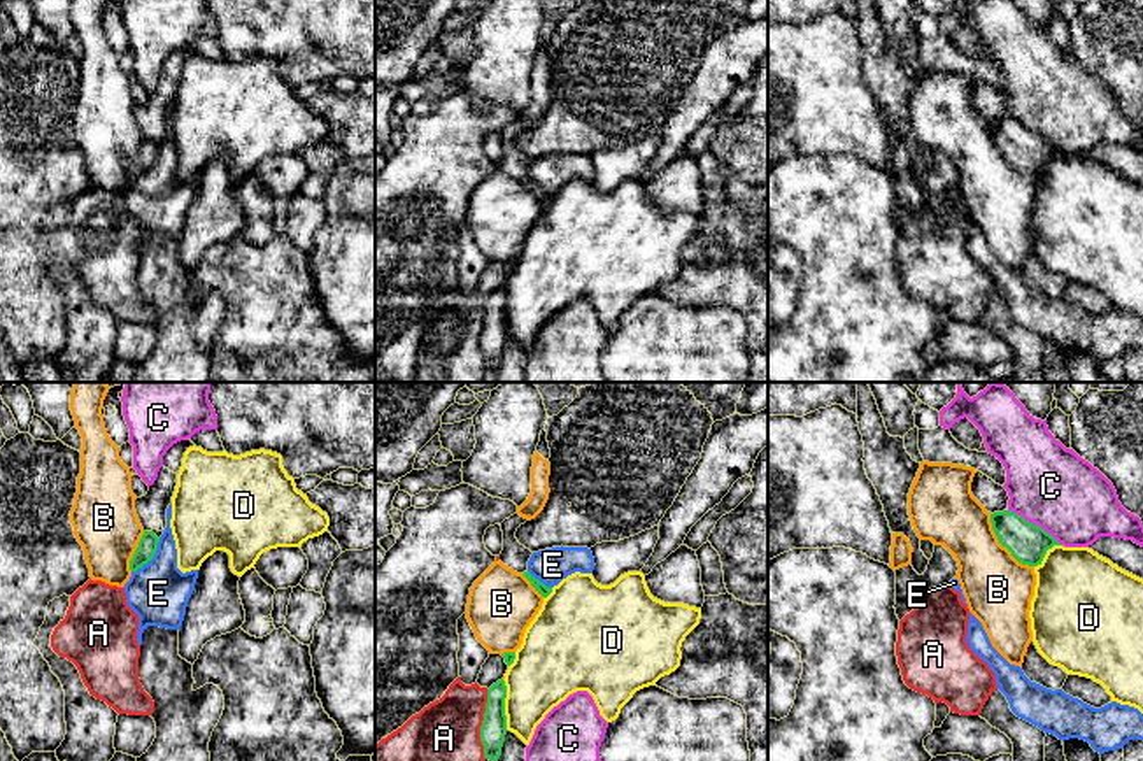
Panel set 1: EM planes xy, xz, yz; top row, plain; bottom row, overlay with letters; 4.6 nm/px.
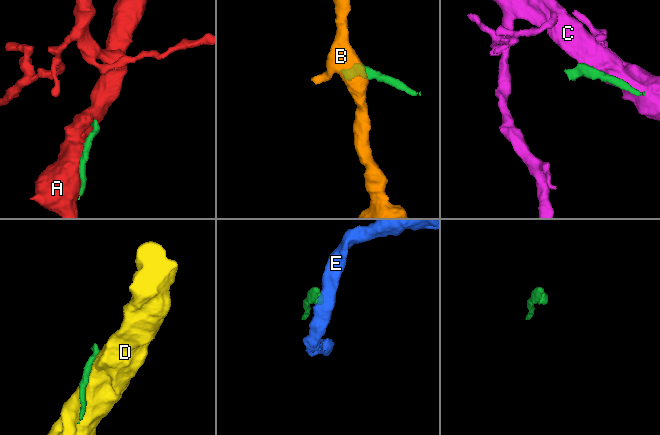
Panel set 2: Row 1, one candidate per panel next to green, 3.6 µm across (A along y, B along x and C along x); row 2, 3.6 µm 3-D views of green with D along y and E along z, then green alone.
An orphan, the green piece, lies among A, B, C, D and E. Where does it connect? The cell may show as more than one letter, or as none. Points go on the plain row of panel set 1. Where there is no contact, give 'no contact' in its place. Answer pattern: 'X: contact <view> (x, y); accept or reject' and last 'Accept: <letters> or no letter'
A: contact xz (482, 332); reject
B: contact yz (1003, 153); reject
C: contact yz (1036, 132); reject
D: contact xz (504, 311); reject
E: contact xy (151, 165); reject
Accept: no letter

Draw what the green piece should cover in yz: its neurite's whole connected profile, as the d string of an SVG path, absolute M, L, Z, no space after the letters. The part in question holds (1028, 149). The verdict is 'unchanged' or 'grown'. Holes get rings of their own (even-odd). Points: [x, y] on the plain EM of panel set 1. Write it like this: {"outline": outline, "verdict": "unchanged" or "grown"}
{"outline": "M1012 117L990 121L990 130L999 151L1022 172L1038 174L1048 156L1062 153L1043 135Z", "verdict": "unchanged"}

